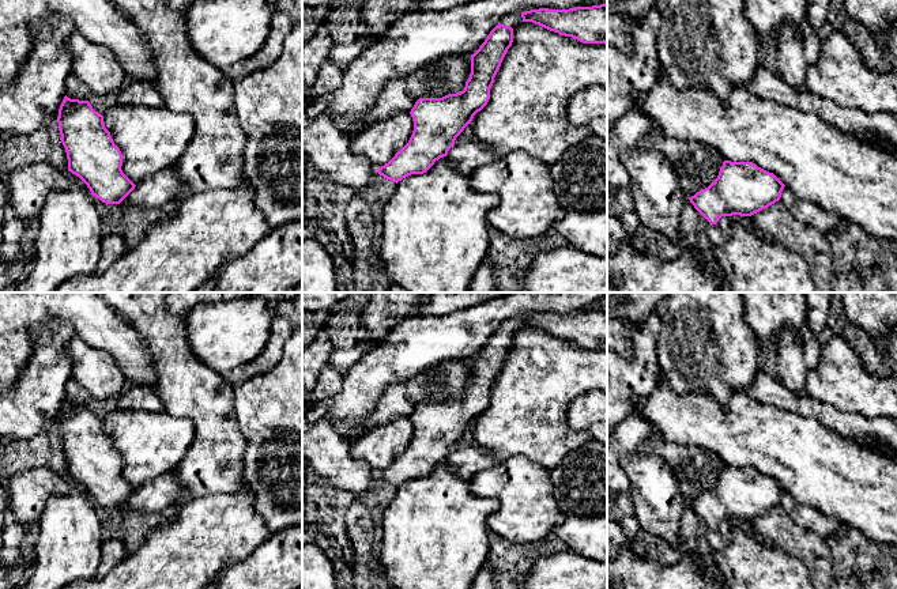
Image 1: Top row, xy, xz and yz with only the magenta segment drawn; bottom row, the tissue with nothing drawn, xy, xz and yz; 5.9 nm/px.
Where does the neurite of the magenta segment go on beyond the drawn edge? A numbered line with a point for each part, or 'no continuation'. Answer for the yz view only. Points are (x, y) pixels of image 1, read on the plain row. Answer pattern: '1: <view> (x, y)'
no continuation

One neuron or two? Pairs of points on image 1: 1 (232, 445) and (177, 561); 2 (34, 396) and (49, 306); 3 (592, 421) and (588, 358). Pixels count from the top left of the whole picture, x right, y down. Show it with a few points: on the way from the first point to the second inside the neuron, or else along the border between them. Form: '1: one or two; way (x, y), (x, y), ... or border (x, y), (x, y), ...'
1: two; border (238, 489), (219, 495), (193, 497), (177, 508)
2: two; border (30, 328), (46, 318), (64, 318), (75, 333)
3: two; border (592, 388), (580, 393), (566, 410)

